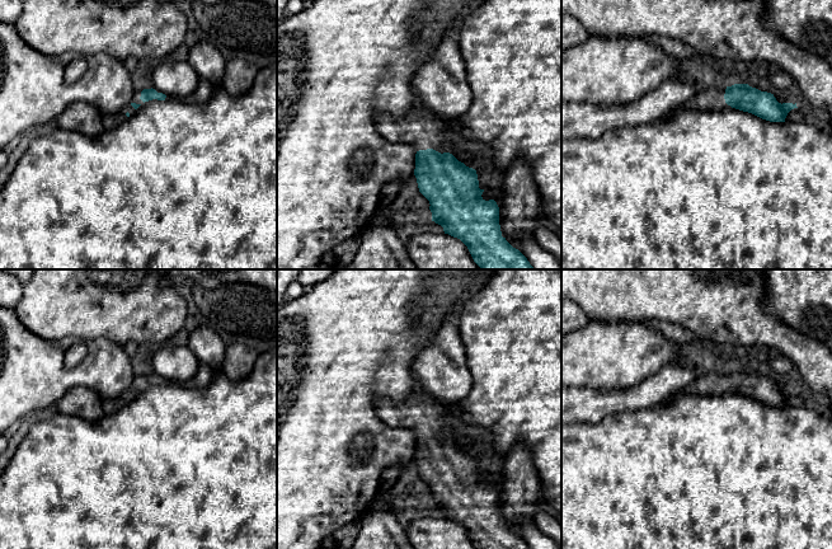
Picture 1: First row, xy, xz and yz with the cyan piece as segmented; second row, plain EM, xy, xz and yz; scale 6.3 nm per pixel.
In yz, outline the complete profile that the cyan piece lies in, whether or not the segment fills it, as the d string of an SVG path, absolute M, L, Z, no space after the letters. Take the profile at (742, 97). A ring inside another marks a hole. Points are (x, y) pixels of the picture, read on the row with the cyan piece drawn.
M710 84L705 90L674 109L671 116L686 109L713 111L724 103L732 108L752 113L770 122L785 122L788 113L798 108L796 103L779 103L774 94L761 92L748 84Z

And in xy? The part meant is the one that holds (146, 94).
M149 85L138 86L135 92L135 98L131 105L137 109L142 103L158 99L165 100L166 95L163 93L158 93L155 89L150 88Z

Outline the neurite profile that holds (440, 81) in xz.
M451 29L442 34L432 56L417 69L413 88L424 107L443 125L443 128L447 125L455 126L470 109L473 92L466 80L466 66L461 57L459 43Z

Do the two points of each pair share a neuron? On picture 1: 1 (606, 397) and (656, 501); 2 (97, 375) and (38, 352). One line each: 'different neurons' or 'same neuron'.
1: different neurons
2: same neuron

